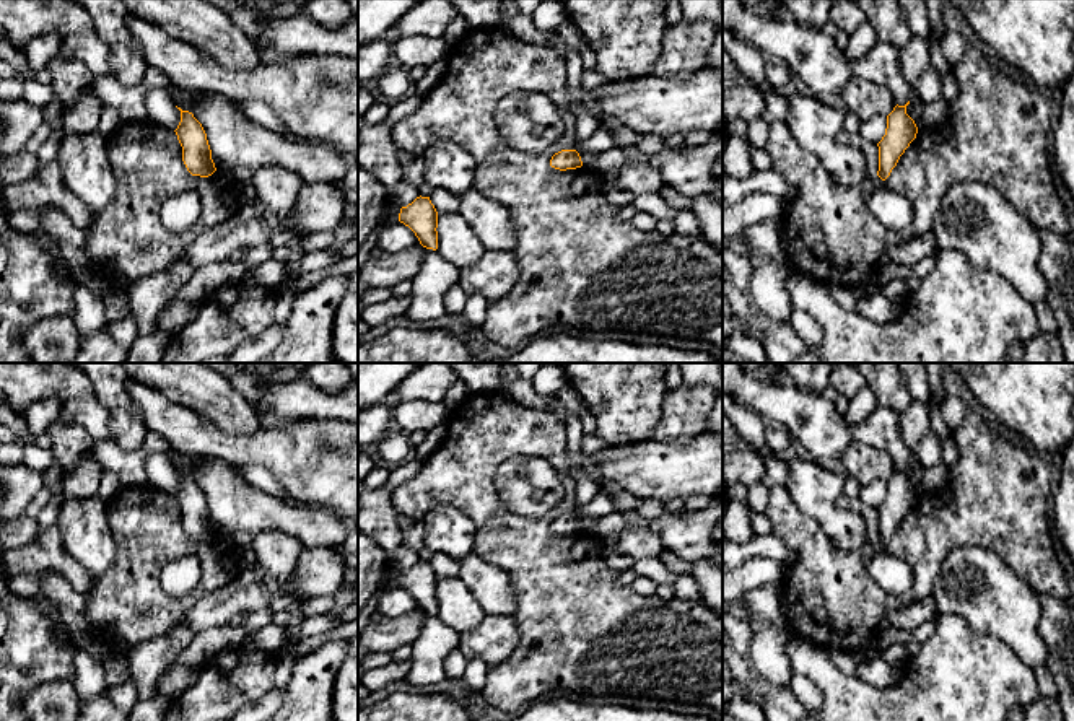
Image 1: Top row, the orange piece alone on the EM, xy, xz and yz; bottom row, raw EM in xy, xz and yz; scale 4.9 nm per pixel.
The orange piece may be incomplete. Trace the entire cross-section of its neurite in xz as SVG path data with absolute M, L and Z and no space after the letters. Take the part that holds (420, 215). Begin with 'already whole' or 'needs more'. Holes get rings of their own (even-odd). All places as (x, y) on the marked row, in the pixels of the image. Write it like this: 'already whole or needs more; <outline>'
already whole; M420 195L407 207L402 207L399 221L415 233L423 247L438 249L438 212L430 197Z

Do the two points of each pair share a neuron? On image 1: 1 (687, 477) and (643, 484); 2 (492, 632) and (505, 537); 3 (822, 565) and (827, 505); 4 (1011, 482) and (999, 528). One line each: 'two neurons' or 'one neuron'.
1: one neuron
2: two neurons
3: two neurons
4: one neuron

